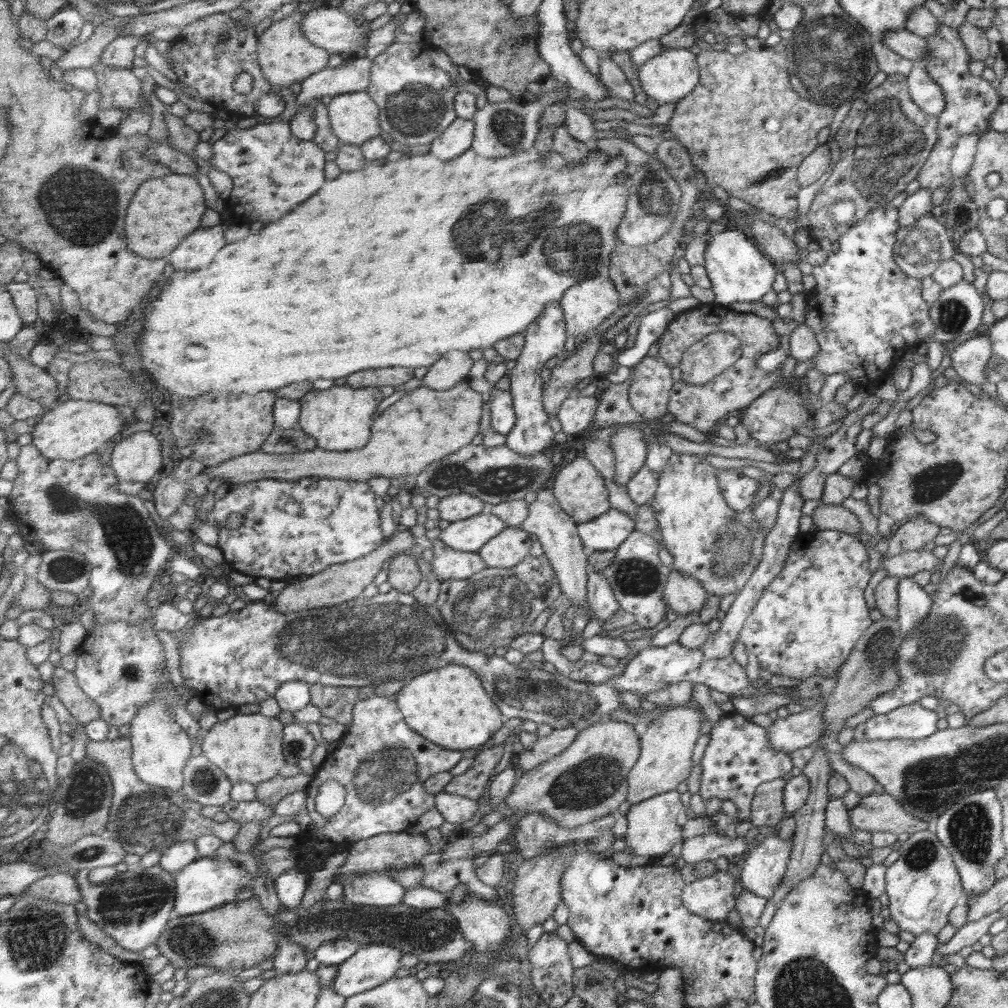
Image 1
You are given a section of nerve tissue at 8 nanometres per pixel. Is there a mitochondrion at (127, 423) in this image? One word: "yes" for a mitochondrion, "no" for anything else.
no

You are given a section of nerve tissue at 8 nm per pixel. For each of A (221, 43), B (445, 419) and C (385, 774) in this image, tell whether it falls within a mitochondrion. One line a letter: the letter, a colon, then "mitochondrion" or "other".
A: mitochondrion
B: other
C: mitochondrion

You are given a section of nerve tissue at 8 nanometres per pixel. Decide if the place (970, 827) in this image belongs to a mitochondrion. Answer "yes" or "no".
yes

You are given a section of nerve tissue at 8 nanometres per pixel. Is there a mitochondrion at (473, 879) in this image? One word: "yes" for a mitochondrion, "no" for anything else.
no

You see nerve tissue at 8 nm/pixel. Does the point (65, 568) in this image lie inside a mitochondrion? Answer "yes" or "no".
yes

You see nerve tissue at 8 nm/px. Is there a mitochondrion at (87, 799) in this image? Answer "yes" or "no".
yes

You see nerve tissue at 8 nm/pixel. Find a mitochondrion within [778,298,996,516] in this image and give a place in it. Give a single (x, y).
(935, 482)

